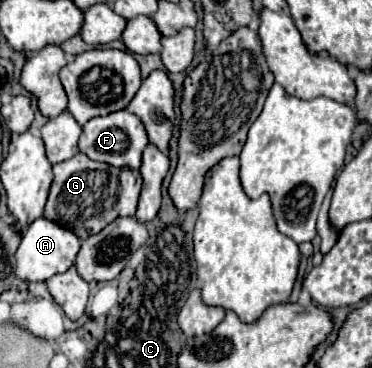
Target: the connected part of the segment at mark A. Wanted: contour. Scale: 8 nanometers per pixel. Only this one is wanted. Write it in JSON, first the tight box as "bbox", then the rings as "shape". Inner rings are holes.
{"bbox":[16,217,80,281],"shape":[[[46,217],[36,219],[22,231],[22,243],[16,253],[16,275],[24,281],[46,281],[56,273],[64,273],[74,265],[74,259],[80,251],[80,237],[72,229],[64,229]]]}

